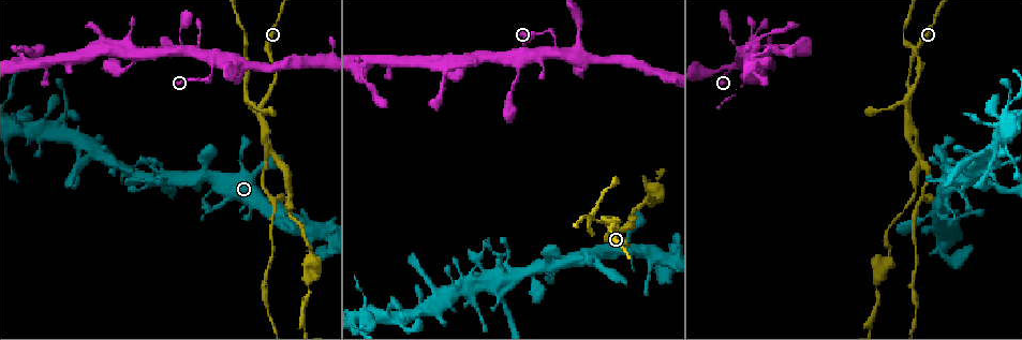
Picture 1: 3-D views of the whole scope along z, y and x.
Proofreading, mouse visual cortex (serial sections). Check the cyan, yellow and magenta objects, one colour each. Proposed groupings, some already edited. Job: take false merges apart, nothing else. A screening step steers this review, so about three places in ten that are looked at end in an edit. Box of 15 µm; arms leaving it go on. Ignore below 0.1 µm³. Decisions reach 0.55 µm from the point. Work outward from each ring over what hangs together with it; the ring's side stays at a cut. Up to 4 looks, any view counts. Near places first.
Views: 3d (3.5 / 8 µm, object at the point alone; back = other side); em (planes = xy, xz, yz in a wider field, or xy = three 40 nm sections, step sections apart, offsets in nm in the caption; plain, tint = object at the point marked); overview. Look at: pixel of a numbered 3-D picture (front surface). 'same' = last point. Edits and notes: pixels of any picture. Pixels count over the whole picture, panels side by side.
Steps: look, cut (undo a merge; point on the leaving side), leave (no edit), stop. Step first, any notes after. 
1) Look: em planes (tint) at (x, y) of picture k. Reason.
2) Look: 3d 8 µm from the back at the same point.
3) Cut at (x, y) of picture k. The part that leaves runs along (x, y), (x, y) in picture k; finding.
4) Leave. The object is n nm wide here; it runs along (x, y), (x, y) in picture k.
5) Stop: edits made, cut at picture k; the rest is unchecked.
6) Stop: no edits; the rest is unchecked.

Look: 3d 3.5 µm at (908, 114) of picture 1. Three-way junction.

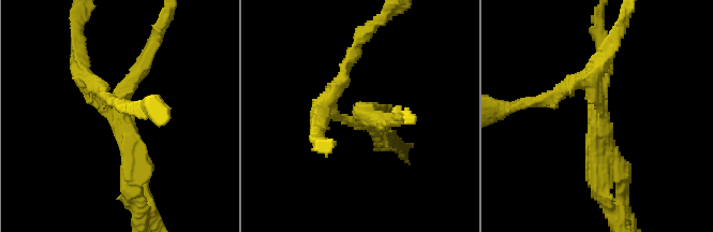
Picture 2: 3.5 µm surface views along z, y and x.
Look: em xy step 3 (tint) at (363, 113) of picture 2. 3 arms meet here; the arms are 200, 200, 350 nm wide.

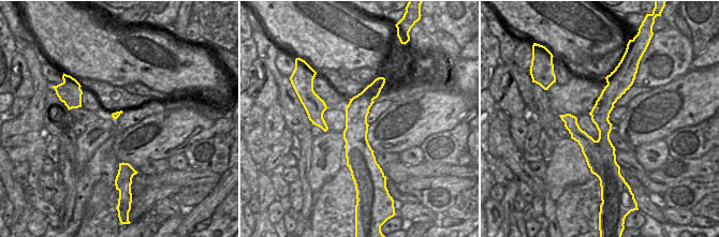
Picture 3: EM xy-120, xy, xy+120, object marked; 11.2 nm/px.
Cut at (85, 88) of picture 2. The object is 260 nm wide here; a second cell is stuck on.

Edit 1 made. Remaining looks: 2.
Look: 3d 3.5 µm from the back at (553, 33) of picture 1.

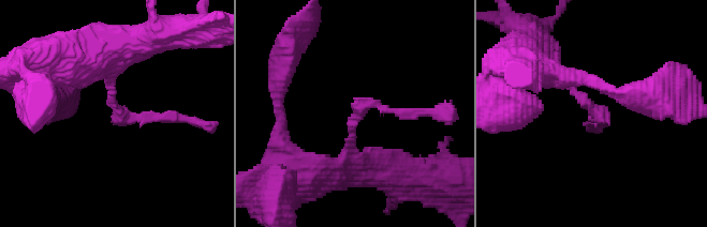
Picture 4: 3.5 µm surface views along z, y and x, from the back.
Look: em xy step 2 (tint) at (122, 115) of picture 4.

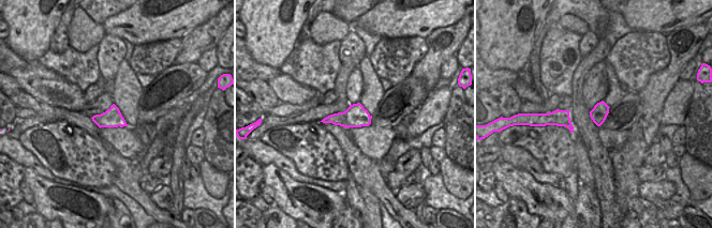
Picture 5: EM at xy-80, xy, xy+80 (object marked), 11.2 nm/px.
Leave. It runs along (194, 122), (122, 116), (108, 66) in picture 4; one cell here.

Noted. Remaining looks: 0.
Stop: edits made, cut at picture 2; the rest is unchecked.

